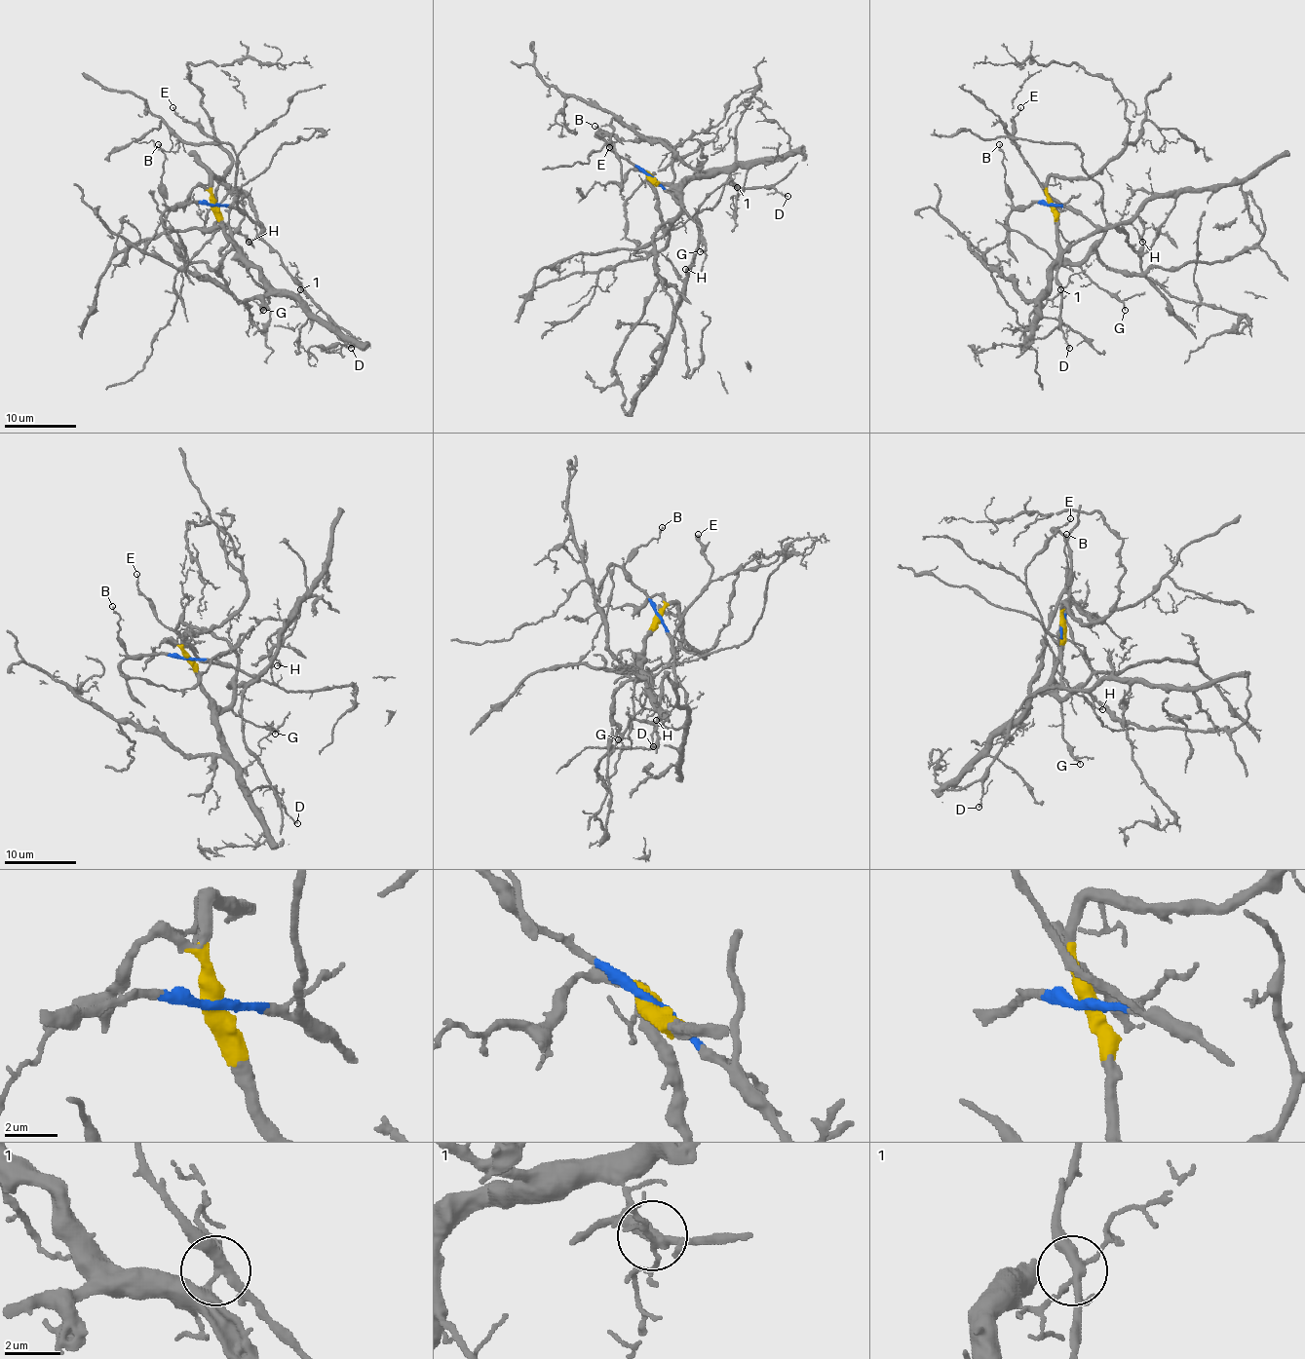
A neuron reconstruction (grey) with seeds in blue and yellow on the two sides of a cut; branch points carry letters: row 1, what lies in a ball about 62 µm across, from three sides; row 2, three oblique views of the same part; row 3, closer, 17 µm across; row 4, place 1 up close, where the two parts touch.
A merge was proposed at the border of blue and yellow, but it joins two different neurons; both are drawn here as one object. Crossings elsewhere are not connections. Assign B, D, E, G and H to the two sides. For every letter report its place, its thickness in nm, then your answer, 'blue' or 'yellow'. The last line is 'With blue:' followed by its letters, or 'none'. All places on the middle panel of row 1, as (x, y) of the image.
B: place (594, 126); calibre 140 nm; blue
D: place (787, 196); calibre 180 nm; blue
E: place (609, 147); calibre 110 nm; blue
G: place (700, 251); calibre 120 nm; yellow
H: place (685, 269); calibre 130 nm; blue
With blue: B, D, E, H

